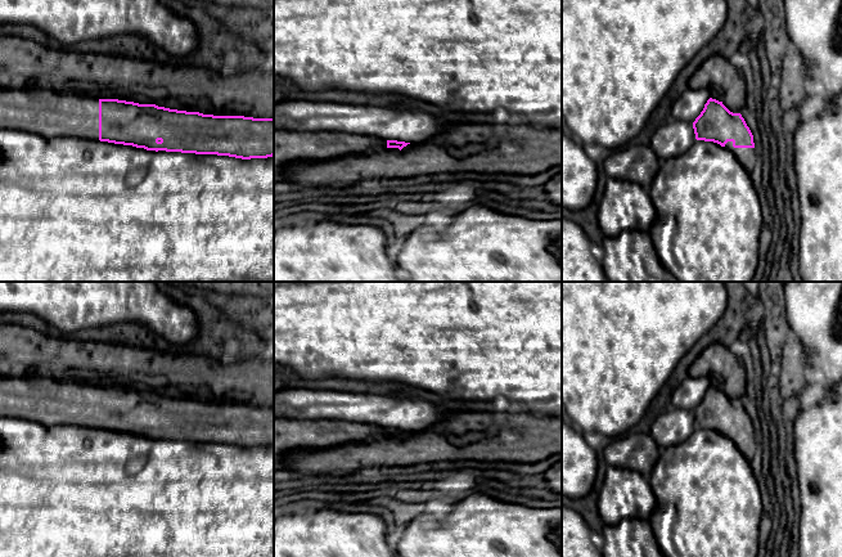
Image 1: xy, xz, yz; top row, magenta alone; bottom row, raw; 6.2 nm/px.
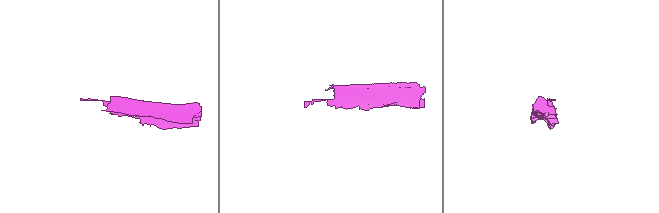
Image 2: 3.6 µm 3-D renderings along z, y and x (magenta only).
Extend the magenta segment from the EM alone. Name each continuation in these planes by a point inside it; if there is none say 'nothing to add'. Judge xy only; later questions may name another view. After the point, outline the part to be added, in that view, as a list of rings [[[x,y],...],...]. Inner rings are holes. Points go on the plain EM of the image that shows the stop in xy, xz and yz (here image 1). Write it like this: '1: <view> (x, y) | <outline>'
1: xy (48, 401) | [[[0,377],[0,417],[31,421],[44,427],[99,428],[99,387],[44,377]]]

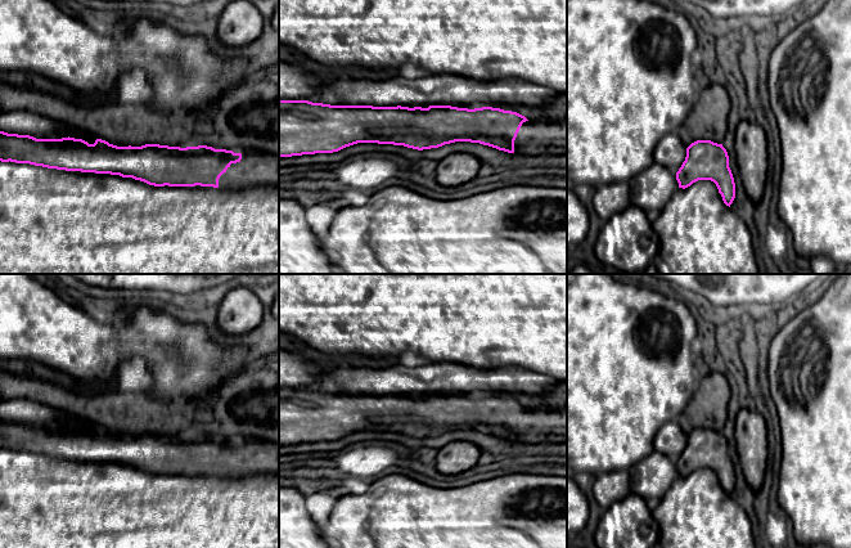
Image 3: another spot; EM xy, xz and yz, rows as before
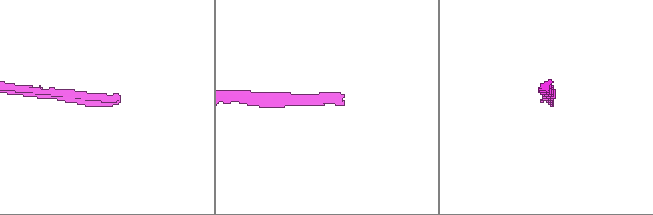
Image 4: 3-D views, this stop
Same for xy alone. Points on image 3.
1: xy (262, 457) | [[[242,440],[242,448],[231,452],[219,467],[219,476],[248,476],[255,473],[279,475],[279,441],[251,443]]]

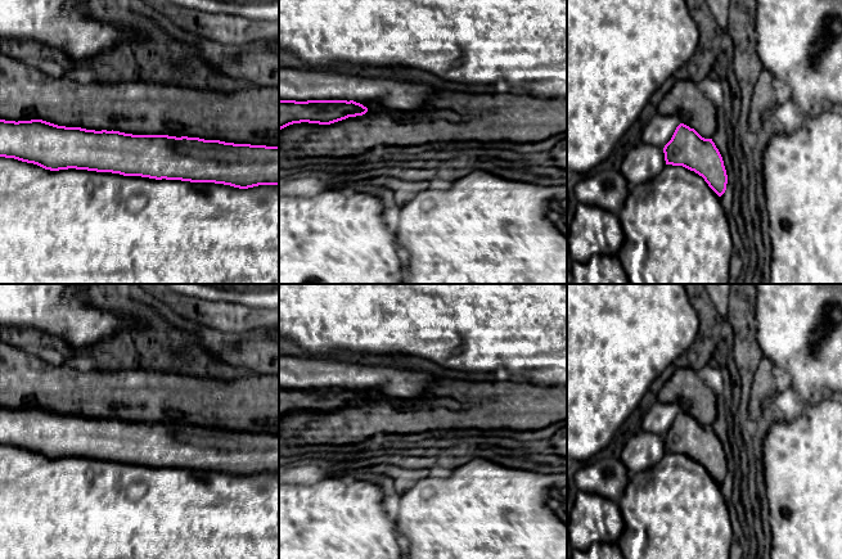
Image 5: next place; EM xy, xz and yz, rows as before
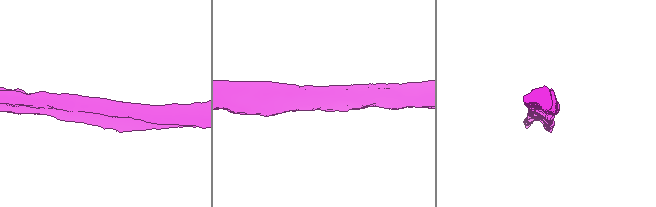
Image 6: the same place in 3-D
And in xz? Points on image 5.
nothing to add

